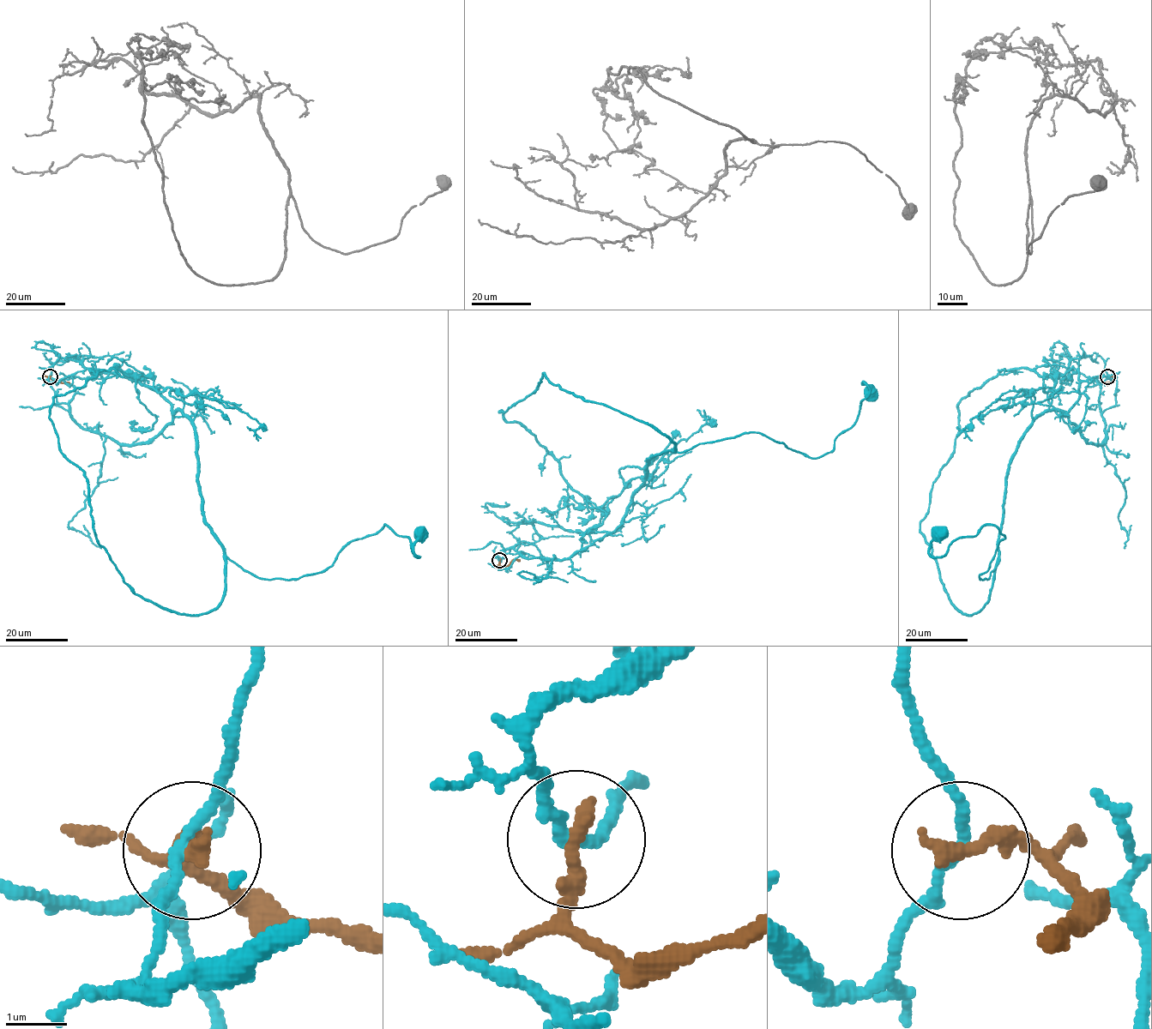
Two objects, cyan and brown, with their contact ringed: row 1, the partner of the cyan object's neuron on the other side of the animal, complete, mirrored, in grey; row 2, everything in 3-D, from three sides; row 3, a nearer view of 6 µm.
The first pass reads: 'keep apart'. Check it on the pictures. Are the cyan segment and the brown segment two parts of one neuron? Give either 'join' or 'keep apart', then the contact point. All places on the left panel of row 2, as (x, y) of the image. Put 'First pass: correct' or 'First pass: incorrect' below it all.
keep apart | (50, 376)
First pass: correct

